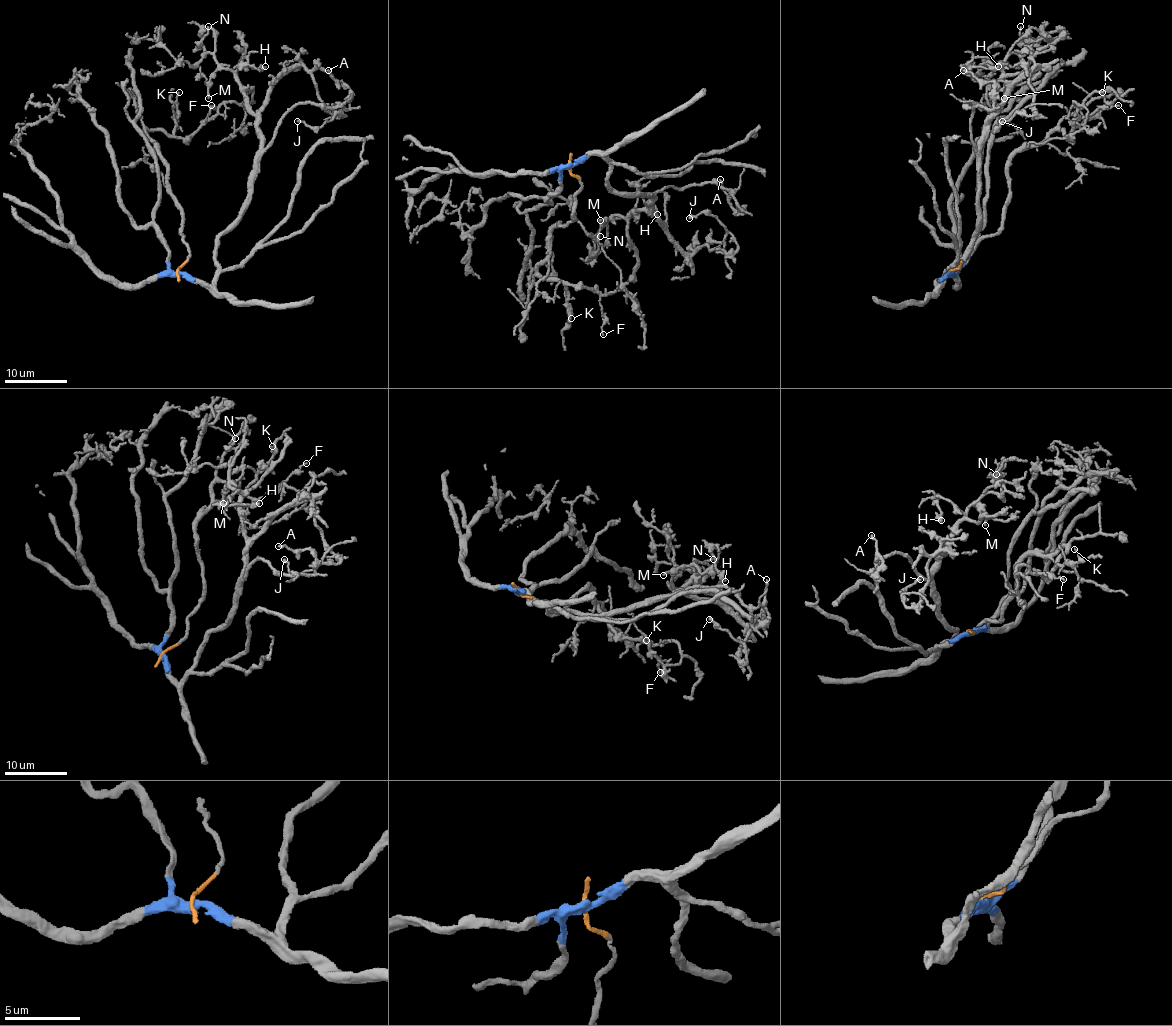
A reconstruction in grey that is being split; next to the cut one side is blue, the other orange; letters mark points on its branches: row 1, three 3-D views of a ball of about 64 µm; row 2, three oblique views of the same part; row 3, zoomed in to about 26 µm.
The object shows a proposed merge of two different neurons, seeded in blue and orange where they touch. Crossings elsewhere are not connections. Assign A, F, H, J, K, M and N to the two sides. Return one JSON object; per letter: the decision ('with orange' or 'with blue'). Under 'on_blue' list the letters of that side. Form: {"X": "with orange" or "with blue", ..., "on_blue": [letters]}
{"A": "with blue", "F": "with orange", "H": "with blue", "J": "with blue", "K": "with orange", "M": "with blue", "N": "with blue", "on_blue": ["A", "H", "J", "M", "N"]}

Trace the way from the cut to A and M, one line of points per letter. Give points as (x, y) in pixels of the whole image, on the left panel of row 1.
A: (177, 273), (210, 284), (216, 245), (278, 122), (296, 105), (348, 108), (350, 89), (328, 70)
M: (177, 273), (212, 282), (219, 237), (240, 216), (260, 144), (257, 116), (232, 72), (215, 73), (208, 98)

